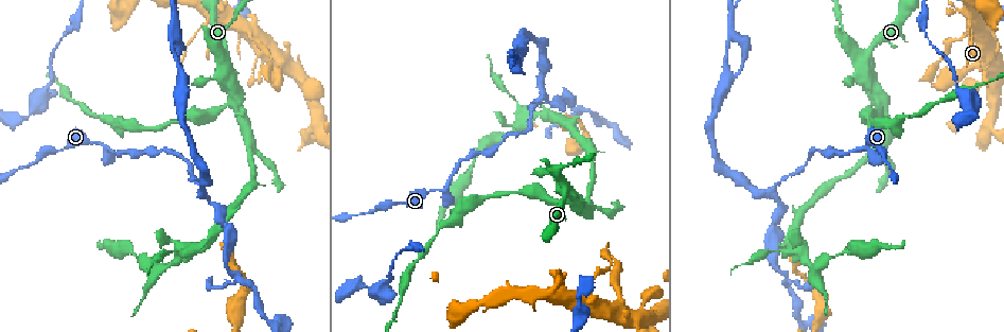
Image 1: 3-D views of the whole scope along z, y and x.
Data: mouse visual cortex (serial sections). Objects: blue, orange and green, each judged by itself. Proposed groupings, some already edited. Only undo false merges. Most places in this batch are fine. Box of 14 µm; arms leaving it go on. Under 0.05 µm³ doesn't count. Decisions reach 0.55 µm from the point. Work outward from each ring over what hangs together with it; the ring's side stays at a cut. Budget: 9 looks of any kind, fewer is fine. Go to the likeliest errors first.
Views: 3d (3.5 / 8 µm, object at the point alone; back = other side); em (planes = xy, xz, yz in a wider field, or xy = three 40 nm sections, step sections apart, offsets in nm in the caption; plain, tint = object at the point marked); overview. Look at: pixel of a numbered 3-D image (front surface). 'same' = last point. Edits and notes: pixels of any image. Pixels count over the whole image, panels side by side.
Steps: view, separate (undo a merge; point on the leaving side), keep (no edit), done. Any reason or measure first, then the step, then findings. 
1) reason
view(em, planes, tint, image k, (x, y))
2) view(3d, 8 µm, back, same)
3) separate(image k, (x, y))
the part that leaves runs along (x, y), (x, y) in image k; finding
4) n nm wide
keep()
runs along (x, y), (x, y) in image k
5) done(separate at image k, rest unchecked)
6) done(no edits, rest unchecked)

thick turns thin
view(3d, 8 µm, image 1, (777, 251))

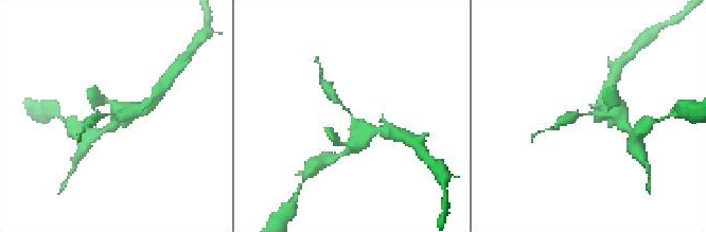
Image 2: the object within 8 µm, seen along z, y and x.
arms of 200, 400 nm; now the EM
view(em, planes, tint, image 2, (591, 113))

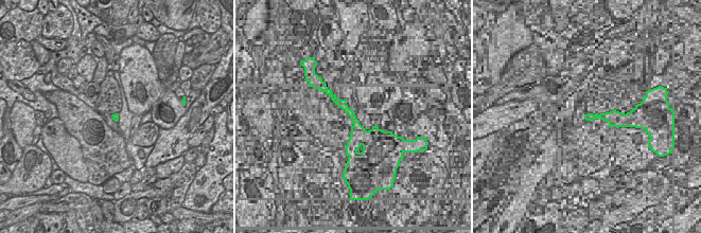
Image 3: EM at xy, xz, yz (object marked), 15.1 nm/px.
keep()
runs along (371, 131), (353, 123), (351, 113), (330, 92) in image 2; one cell here

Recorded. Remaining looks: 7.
three arms meet
view(3d, 8 µm, back, image 1, (771, 187))

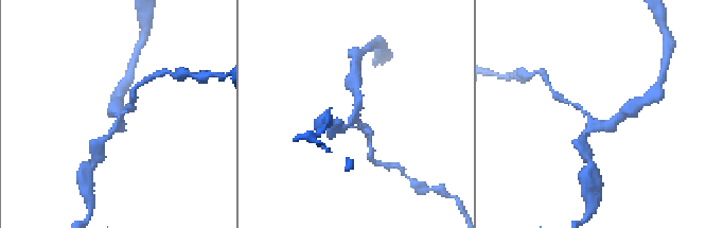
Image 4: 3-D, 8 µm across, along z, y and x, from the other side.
zoom in
view(3d, 3.5 µm, image 4, (357, 121))

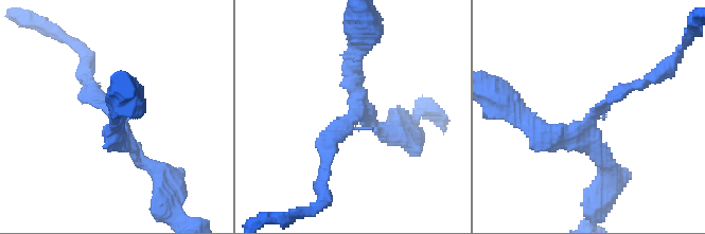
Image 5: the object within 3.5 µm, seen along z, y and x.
shape alone is not enough
view(em, xy, step 2, tint, image 5, (586, 122))

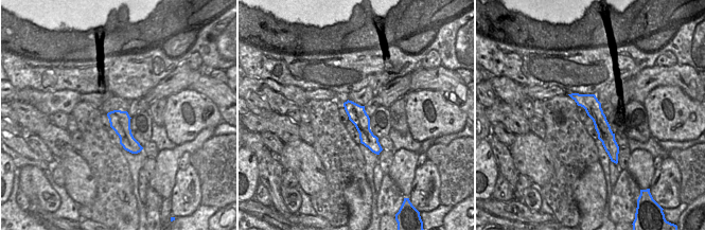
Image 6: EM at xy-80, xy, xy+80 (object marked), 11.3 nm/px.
keep()
runs along (574, 95), (598, 117), (612, 154) in image 6; all the same cell

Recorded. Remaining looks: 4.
view(3d, 3.5 µm, image 1, (731, 10))

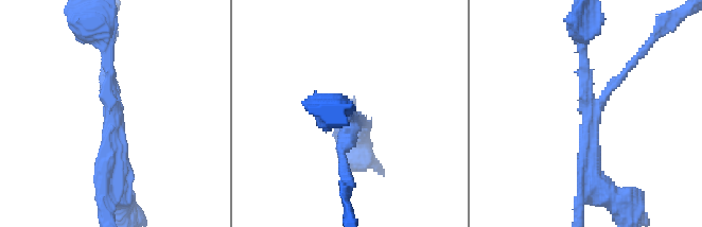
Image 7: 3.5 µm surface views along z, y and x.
shape alone is not enough
view(em, xy, step 3, tint, image 7, (113, 111))

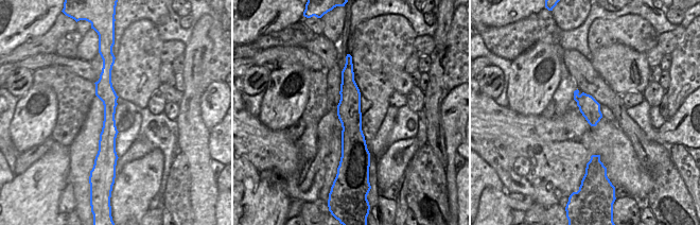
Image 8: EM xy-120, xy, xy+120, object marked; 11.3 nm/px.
keep()
runs along (349, 65), (350, 150), (345, 156) in image 8; one cell here

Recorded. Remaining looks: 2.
thin neck
view(3d, 3.5 µm, image 1, (908, 118))

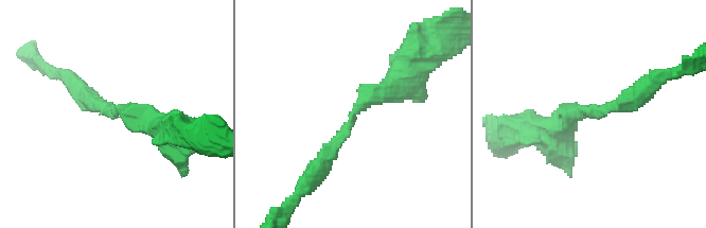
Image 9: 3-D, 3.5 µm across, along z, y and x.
arms of 250, 400 nm
view(em, planes, tint, image 9, (113, 111))

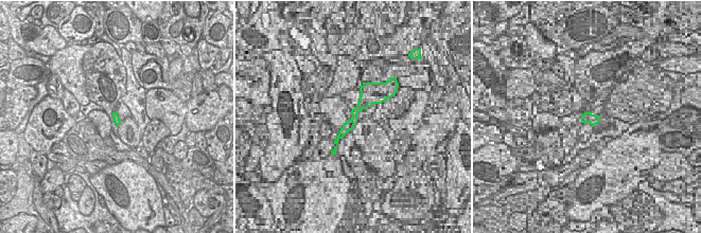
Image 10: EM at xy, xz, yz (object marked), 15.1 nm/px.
keep()
continuous, no second cell

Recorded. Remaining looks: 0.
done(no edits, rest unchecked)

